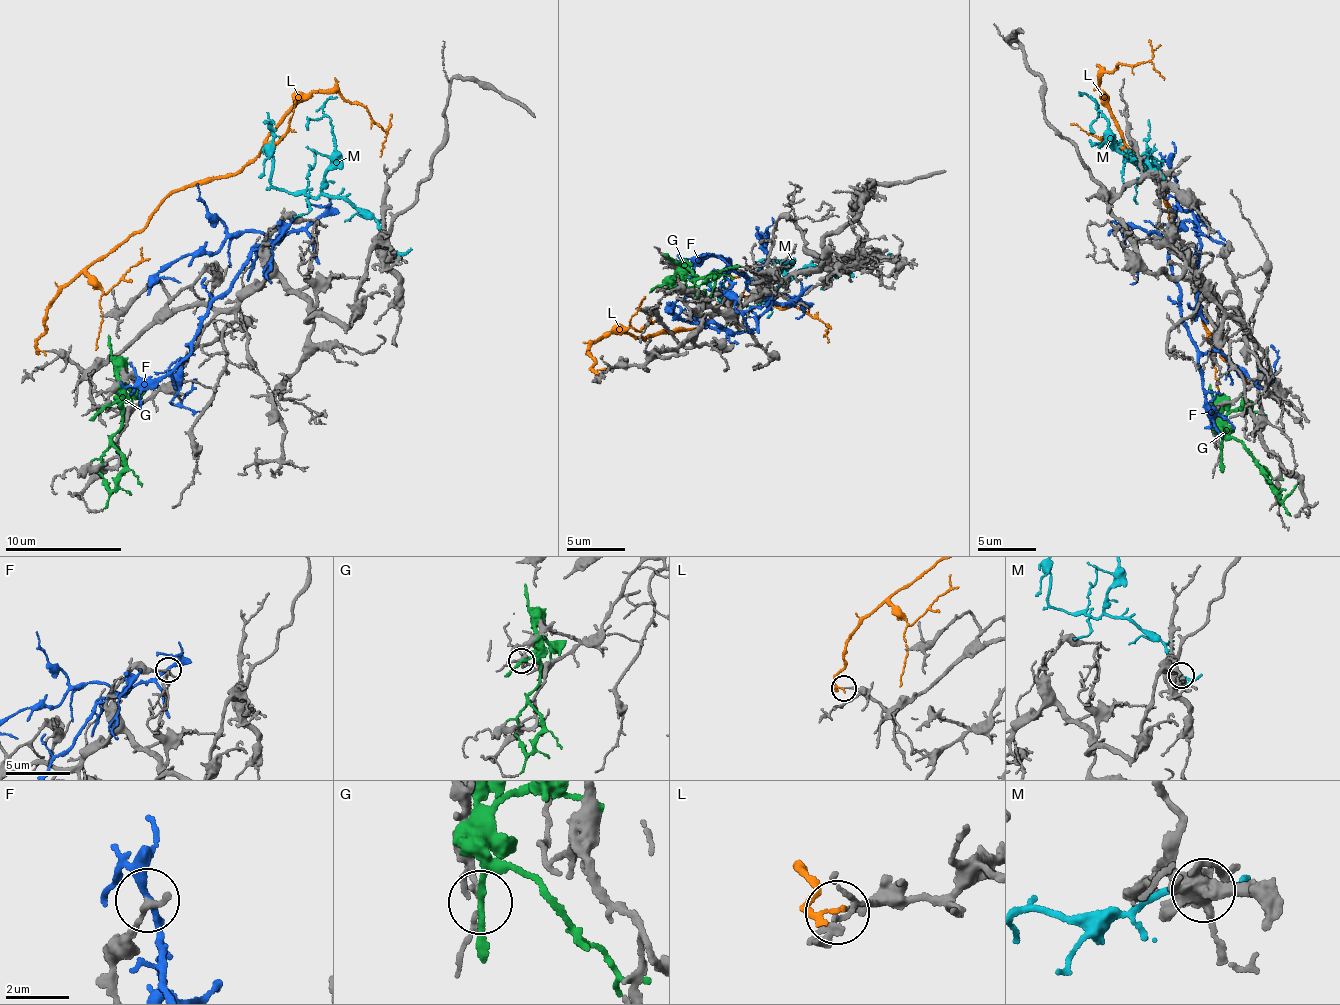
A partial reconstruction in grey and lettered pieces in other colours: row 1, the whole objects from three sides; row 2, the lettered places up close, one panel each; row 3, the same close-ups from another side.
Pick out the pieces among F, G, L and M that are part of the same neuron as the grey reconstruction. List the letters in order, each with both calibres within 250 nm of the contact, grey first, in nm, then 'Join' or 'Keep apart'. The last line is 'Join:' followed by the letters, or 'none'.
F: Thickness 220 nm (grey) against 220 nm. Keep apart
G: Thickness 110 nm (grey) against 180 nm. Keep apart
L: Thickness 160 nm (grey) against 200 nm. Keep apart
M: Thickness 480 nm (grey) against 140 nm. Keep apart
Join: none

